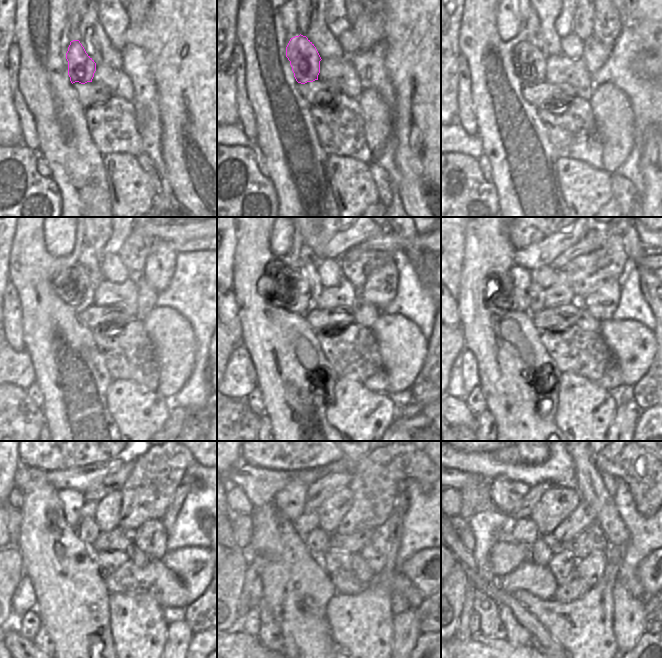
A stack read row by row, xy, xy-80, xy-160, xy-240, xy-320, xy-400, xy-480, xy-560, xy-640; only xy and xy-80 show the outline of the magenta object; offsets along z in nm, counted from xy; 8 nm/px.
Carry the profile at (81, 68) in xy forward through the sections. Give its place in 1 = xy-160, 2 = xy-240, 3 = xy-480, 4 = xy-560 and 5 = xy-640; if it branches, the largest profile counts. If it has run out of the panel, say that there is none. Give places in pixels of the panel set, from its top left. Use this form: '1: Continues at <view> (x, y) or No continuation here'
1: Continues at xy-160 (529, 62)
2: Continues at xy-240 (73, 281)
3: Continues at xy-480 (72, 501)
4: Continues at xy-560 (290, 500)
5: Continues at xy-640 (506, 494)

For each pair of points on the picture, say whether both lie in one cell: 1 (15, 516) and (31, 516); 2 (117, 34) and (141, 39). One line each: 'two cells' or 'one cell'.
1: two cells
2: two cells

